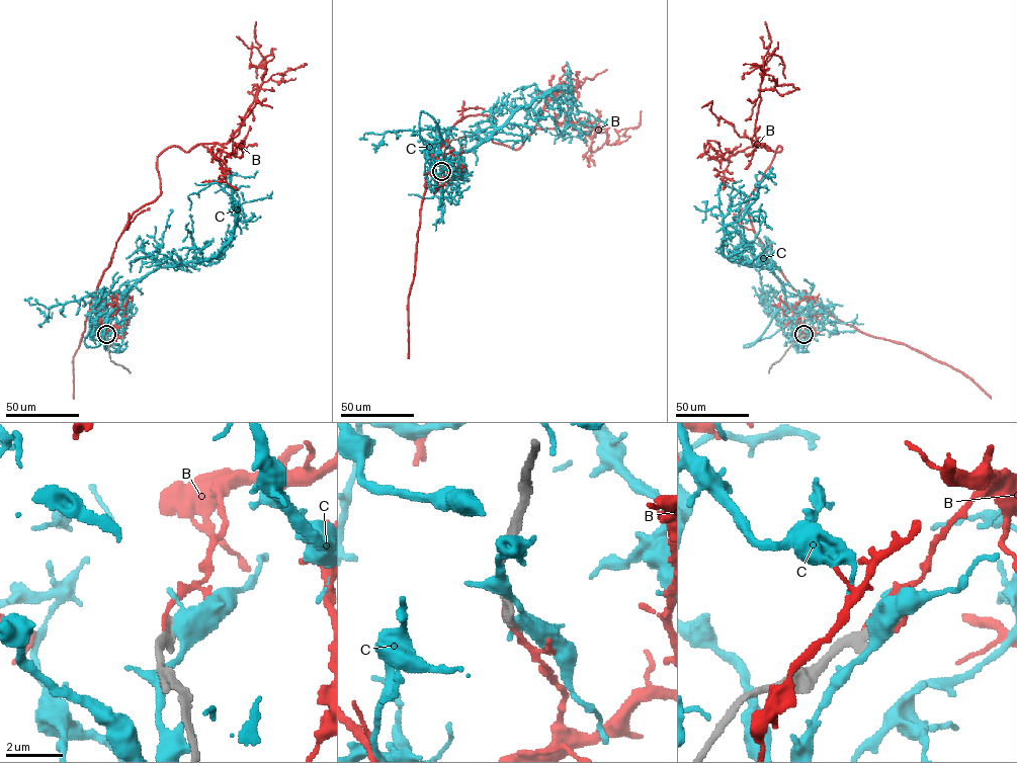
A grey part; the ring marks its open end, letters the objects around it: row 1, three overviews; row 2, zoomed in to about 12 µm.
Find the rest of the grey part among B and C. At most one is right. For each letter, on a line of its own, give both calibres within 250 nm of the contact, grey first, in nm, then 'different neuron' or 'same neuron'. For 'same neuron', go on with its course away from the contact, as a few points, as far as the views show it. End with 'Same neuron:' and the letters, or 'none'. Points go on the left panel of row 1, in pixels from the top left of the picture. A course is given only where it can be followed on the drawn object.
B: calibres 400 and 140 nm; different neuron
C: calibres 360 and 380 nm; different neuron
Same neuron: none

